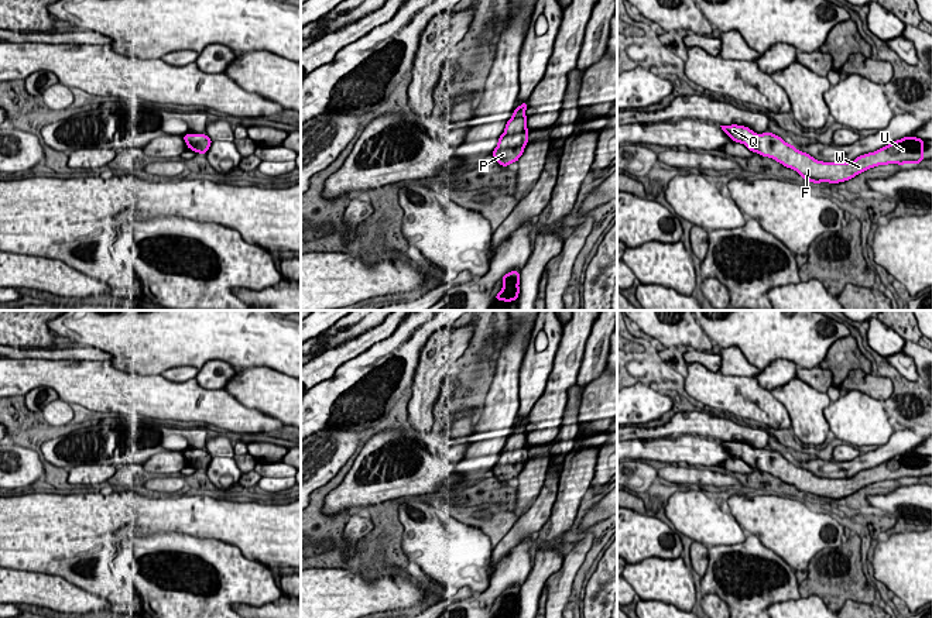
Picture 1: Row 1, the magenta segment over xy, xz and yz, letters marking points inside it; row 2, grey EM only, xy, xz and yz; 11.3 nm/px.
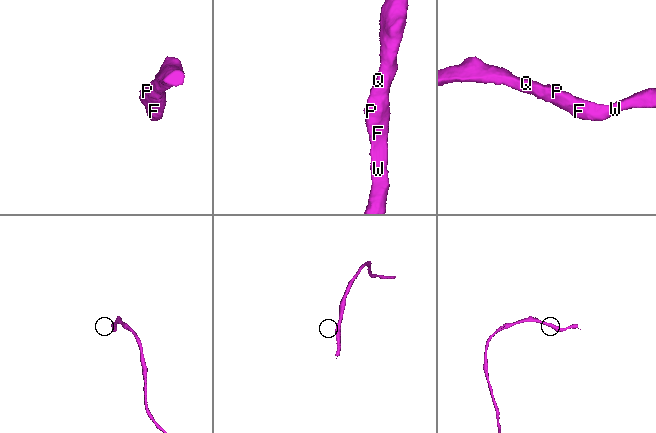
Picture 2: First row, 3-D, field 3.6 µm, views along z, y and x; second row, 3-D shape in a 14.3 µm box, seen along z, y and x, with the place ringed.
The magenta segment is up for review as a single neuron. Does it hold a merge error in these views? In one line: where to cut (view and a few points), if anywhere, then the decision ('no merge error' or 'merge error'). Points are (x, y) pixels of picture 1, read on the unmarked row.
cut none; no merge error

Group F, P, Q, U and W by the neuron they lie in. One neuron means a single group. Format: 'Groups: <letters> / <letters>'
Groups: F P Q U W

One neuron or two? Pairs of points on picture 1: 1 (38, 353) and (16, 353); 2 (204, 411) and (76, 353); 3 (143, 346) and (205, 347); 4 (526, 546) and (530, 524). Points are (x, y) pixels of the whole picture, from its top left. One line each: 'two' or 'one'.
1: one
2: two
3: one
4: two

